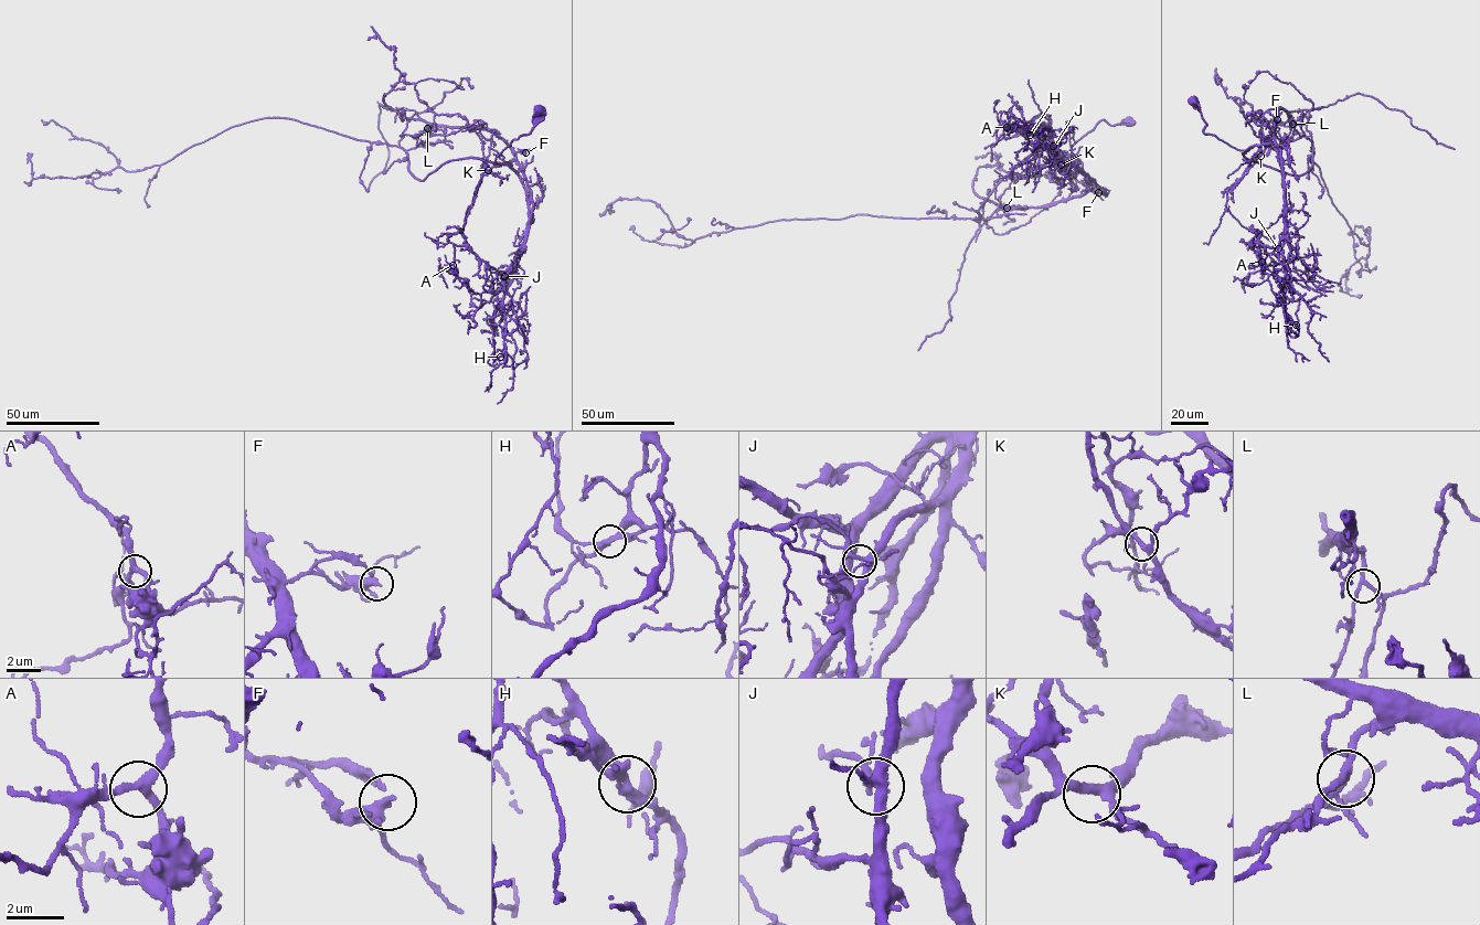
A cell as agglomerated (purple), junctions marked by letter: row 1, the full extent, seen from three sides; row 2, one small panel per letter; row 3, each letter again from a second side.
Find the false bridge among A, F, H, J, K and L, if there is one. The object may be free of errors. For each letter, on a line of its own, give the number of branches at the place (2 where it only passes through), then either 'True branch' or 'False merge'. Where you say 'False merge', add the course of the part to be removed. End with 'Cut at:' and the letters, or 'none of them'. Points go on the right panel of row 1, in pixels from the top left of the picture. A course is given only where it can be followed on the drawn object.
A: Branches: 3. True branch
F: Branches: 4. True branch
H: Branches: 4. False merge. Course of the part to remove: (1296, 325), (1275, 137), (1280, 107), (1290, 117), (1246, 119), (1235, 98), (1268, 123), (1267, 156)
J: Branches: 4. True branch
K: Branches: 3. True branch
L: Branches: 4. True branch
Cut at: H

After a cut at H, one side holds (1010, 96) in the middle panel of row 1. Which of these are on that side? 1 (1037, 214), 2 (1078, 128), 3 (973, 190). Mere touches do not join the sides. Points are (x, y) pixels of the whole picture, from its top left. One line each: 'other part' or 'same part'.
1: same part
2: other part
3: other part

